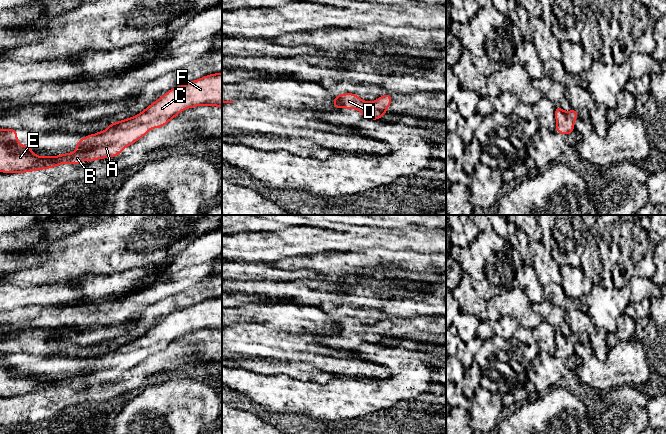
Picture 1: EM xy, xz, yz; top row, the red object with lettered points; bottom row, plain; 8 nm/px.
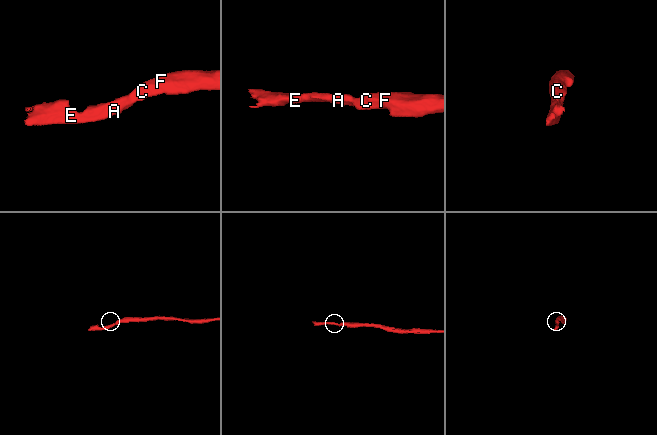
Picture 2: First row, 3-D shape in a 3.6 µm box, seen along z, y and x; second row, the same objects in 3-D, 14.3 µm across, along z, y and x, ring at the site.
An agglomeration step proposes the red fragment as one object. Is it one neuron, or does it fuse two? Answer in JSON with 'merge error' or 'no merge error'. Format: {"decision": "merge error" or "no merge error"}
{"decision": "no merge error"}

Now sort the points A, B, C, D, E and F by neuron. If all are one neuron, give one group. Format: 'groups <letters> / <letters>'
groups A B C D E F

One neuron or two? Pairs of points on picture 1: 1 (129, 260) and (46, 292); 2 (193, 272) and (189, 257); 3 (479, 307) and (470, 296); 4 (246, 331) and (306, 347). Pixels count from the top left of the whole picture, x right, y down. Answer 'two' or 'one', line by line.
1: two
2: two
3: one
4: one

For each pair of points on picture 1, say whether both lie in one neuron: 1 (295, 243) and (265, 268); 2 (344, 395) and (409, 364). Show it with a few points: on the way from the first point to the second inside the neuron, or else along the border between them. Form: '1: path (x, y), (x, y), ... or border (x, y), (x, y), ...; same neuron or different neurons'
1: border (244, 261), (264, 261), (267, 263); different neurons
2: path (360, 395), (380, 394), (394, 380); same neuron

